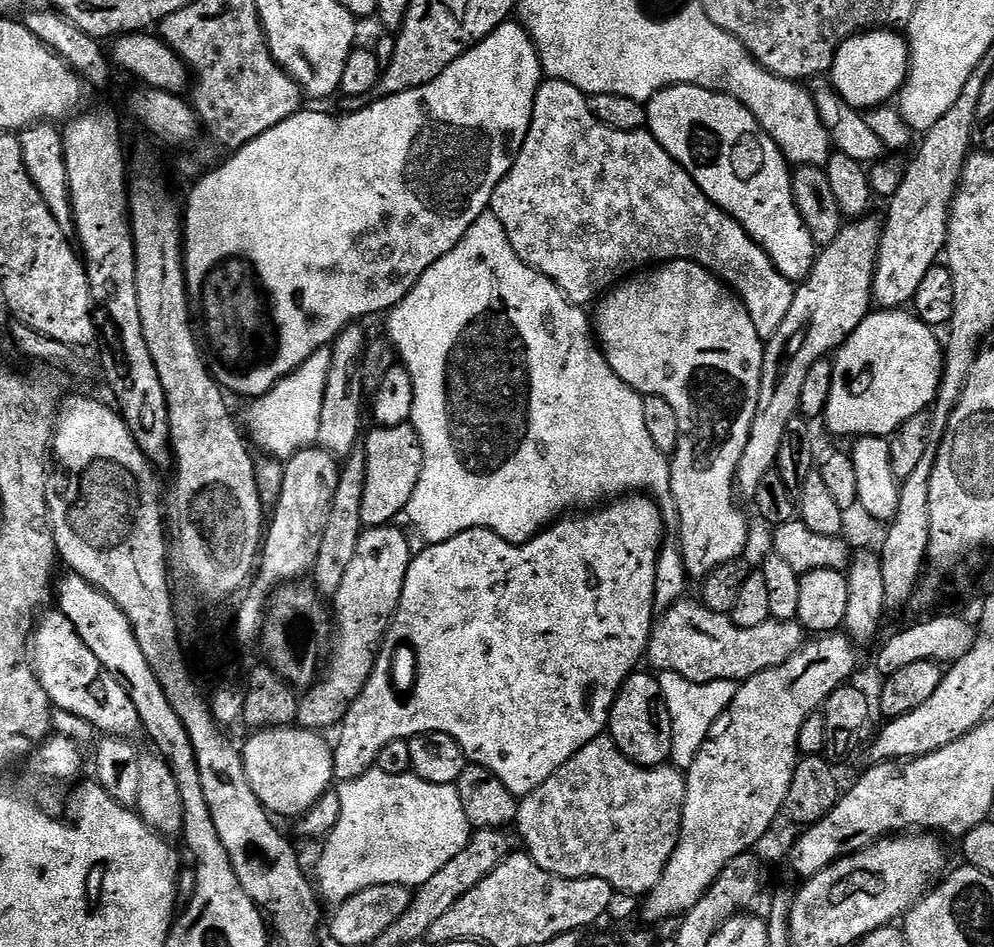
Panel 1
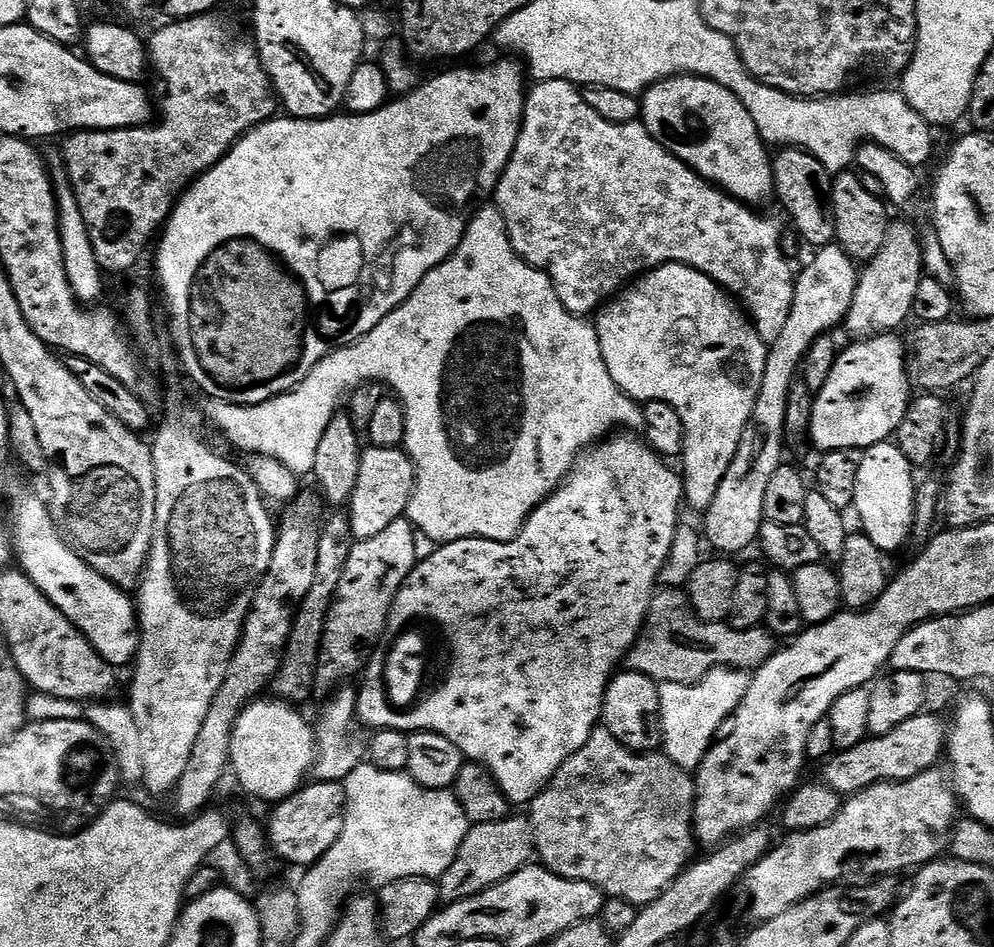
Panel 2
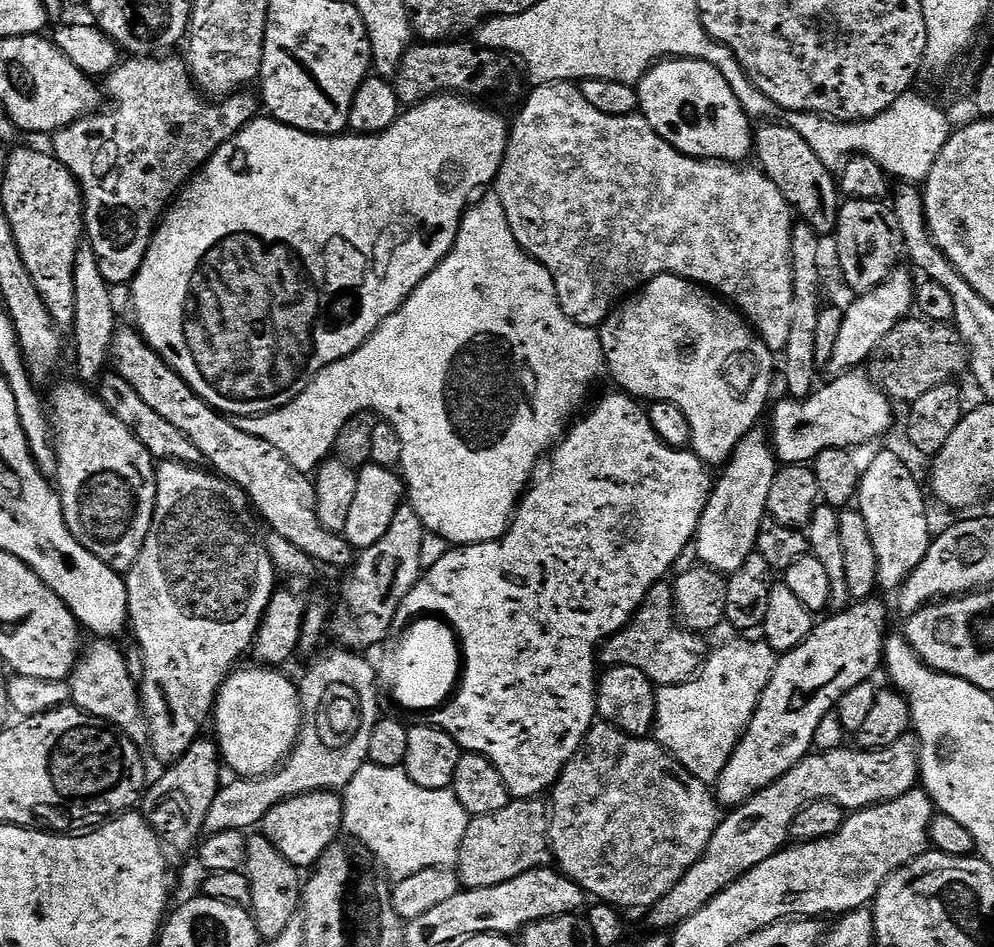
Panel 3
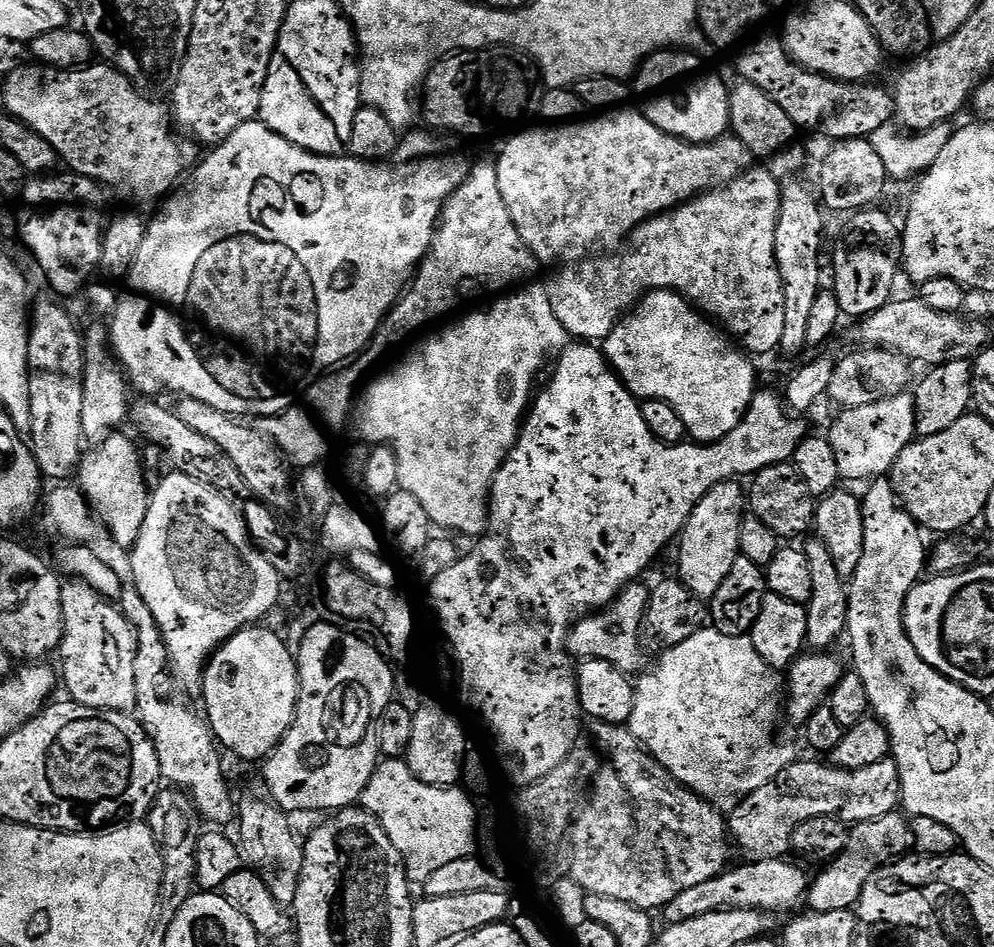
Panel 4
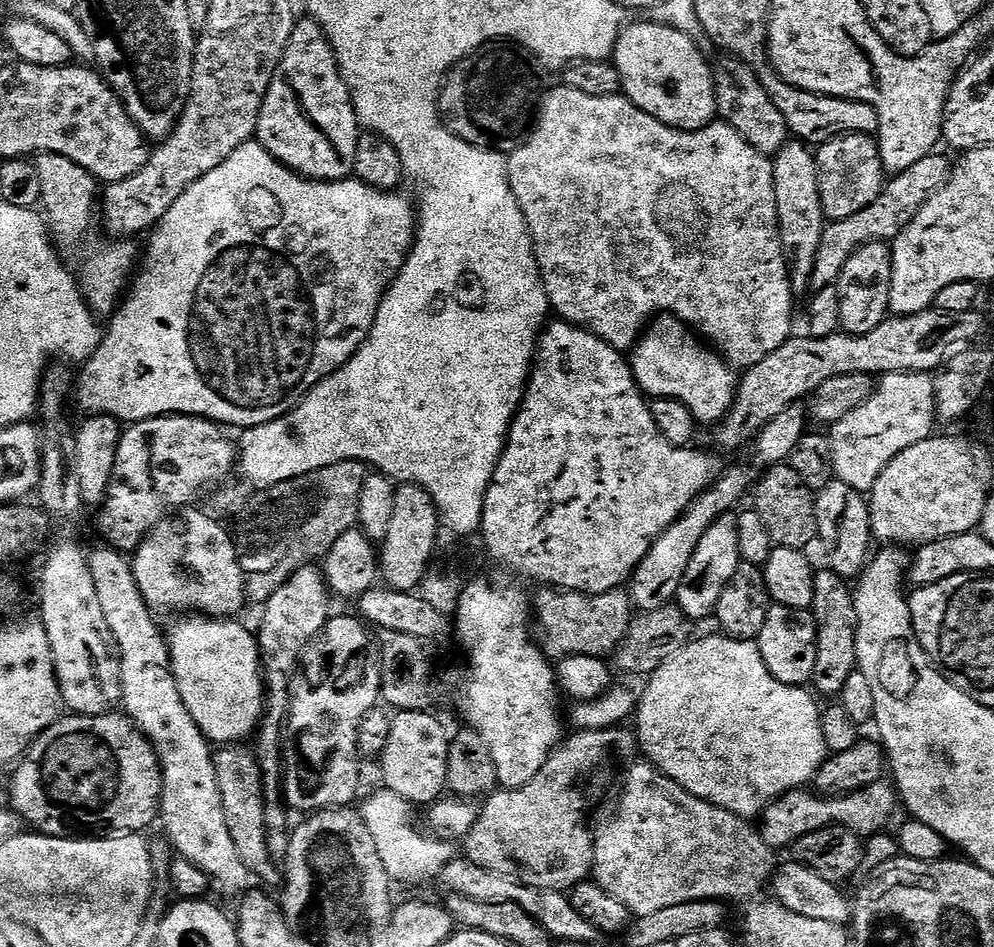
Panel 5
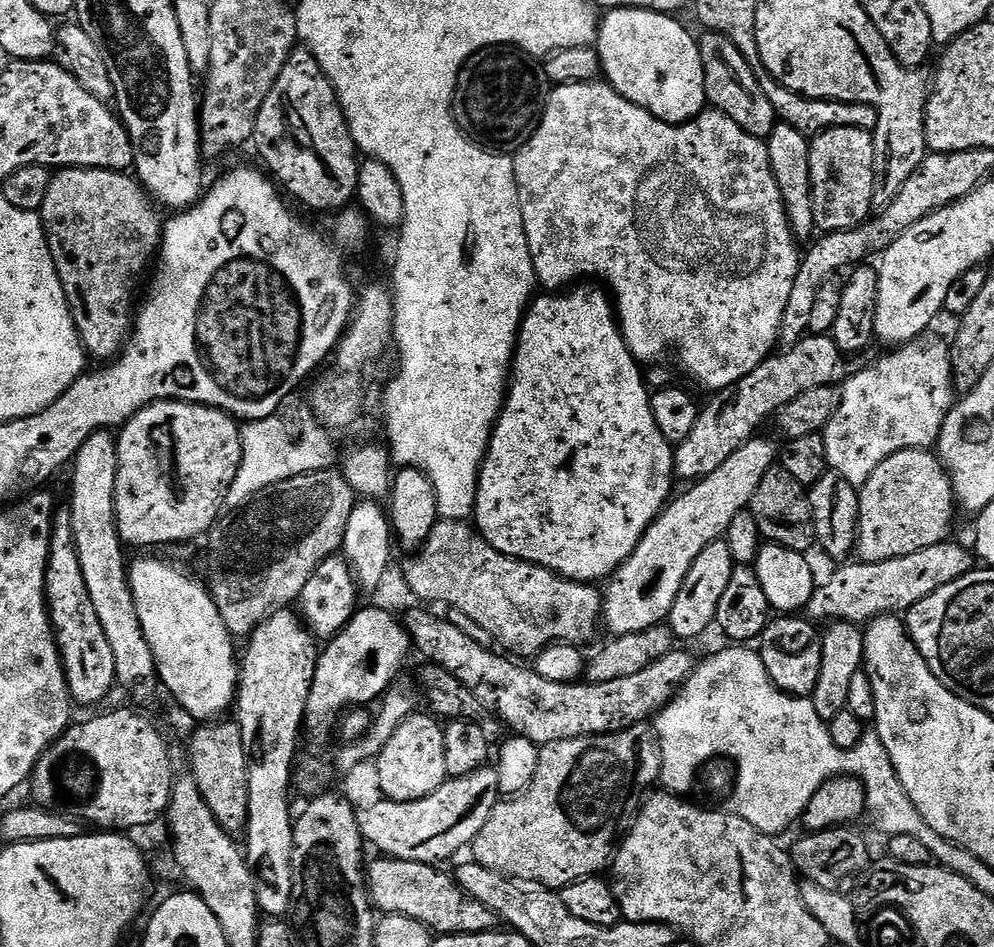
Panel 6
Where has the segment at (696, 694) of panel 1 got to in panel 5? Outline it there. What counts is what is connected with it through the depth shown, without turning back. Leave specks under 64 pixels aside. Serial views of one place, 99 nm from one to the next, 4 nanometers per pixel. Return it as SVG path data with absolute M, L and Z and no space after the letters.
M715 635L704 636L701 640L689 639L688 643L676 649L672 655L665 656L657 663L655 672L647 677L648 685L645 686L644 693L641 691L638 696L634 713L634 721L636 720L634 736L638 741L638 748L640 744L641 750L648 755L645 756L647 763L653 764L659 772L678 782L678 786L722 810L730 810L735 816L756 818L761 815L765 805L777 800L783 792L791 792L793 788L807 785L815 777L817 770L824 765L829 751L826 742L822 742L820 725L822 708L821 705L816 705L817 697L807 687L789 686L786 682L778 682L778 678L774 678L774 674L766 670L766 662L762 662L760 647L756 645L755 640L737 640L735 636Z

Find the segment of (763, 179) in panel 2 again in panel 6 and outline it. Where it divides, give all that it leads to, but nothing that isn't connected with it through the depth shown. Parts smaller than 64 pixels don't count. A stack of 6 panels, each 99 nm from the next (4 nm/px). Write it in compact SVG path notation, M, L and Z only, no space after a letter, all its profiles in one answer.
M614 8L611 9L601 19L600 30L596 34L596 42L594 45L596 53L600 55L600 66L602 76L607 83L612 85L612 89L620 96L625 96L630 102L634 102L640 108L645 108L650 114L654 114L654 118L658 118L667 124L685 124L687 120L695 120L701 112L705 111L708 99L706 98L706 86L704 85L704 71L702 70L702 54L700 46L695 35L691 36L682 25L676 21L671 15L663 12L648 12L645 8Z

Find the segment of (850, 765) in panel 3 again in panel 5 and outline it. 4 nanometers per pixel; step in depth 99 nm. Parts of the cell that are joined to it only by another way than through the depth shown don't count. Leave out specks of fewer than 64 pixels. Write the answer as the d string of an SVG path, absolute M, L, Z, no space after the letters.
M881 778L855 792L843 794L817 794L807 787L793 788L791 792L783 792L777 800L765 805L758 820L758 831L768 847L773 850L787 849L795 844L807 832L829 828L831 824L841 824L861 838L874 836L885 831L884 828L892 820L898 808L898 793L895 783Z

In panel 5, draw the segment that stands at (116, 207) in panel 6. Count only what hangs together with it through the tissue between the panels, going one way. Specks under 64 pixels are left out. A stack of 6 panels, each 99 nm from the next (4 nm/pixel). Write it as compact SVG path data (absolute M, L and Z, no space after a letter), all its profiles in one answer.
M41 152L35 157L34 163L40 191L39 207L51 239L65 257L73 256L71 267L74 269L76 285L84 295L88 307L97 317L111 317L121 303L138 264L138 252L136 256L136 248L132 245L135 243L128 238L99 236L92 229L92 219L95 216L97 219L98 216L96 177L62 154Z

